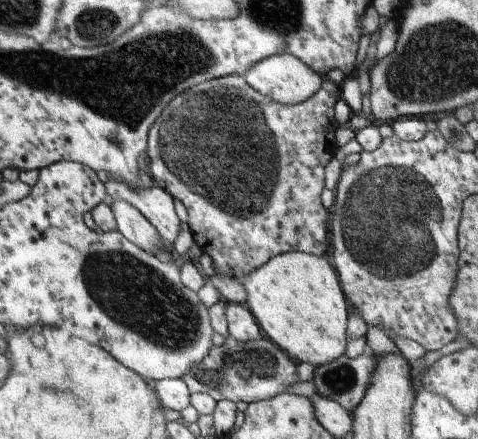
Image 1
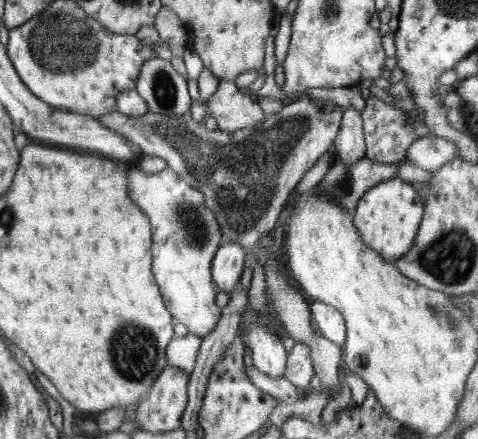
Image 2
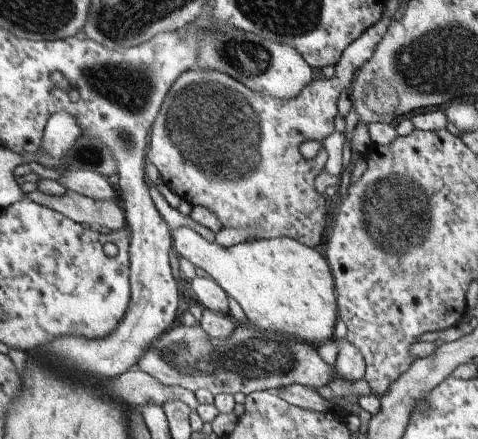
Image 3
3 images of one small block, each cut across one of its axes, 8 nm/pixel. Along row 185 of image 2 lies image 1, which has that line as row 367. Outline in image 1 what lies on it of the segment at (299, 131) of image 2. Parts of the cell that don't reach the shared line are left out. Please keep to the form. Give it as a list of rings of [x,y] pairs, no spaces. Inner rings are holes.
[[[227,336],[221,346],[211,346],[207,356],[201,362],[195,362],[179,380],[185,382],[189,394],[207,394],[215,402],[241,400],[253,404],[285,394],[289,386],[299,382],[299,374],[297,362],[293,362],[285,350],[281,350],[265,336],[249,342],[239,342],[233,336]]]

